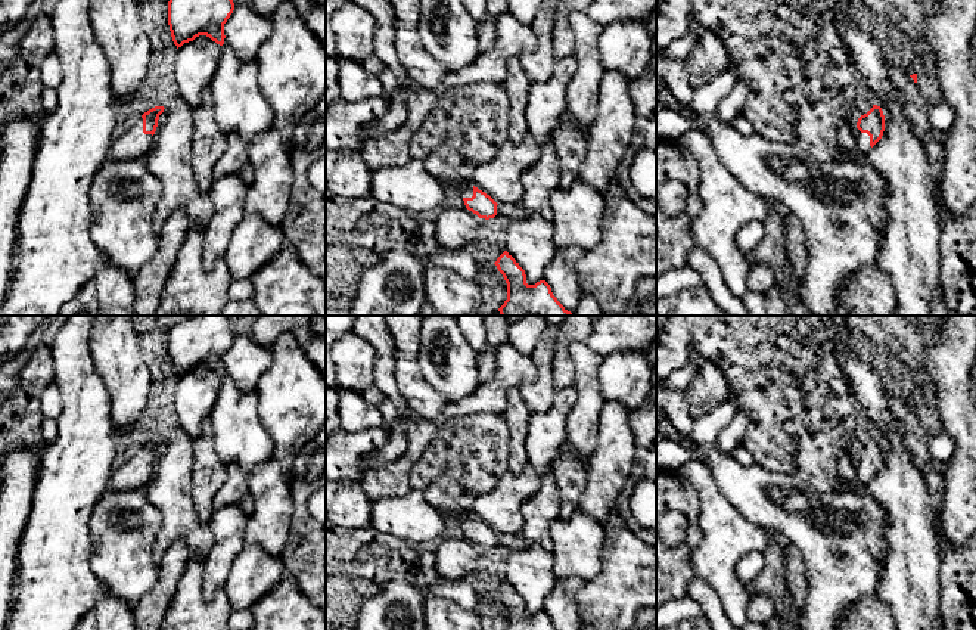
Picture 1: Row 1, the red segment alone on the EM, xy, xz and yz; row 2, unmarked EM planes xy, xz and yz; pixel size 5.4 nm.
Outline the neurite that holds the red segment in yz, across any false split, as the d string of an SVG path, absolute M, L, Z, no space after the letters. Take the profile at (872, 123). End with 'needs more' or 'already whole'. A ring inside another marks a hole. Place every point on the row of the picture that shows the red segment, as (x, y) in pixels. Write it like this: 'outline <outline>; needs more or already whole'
outline M880 106L873 108L861 115L857 122L855 142L857 149L854 152L839 153L837 159L854 159L858 153L867 155L868 150L882 139L885 131L885 115Z; needs more

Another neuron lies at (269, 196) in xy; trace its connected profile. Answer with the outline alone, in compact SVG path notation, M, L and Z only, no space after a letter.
M276 127L248 143L254 181L248 186L245 214L257 214L268 224L282 226L292 196L290 149Z

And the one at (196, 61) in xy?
M206 35L177 49L172 63L178 94L190 109L201 106L202 91L211 87L218 66L221 46Z

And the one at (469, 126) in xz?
M466 83L439 90L438 106L426 117L420 128L408 142L411 161L419 161L441 183L454 189L472 184L472 174L482 162L492 161L501 146L509 140L509 100L503 84L498 83Z

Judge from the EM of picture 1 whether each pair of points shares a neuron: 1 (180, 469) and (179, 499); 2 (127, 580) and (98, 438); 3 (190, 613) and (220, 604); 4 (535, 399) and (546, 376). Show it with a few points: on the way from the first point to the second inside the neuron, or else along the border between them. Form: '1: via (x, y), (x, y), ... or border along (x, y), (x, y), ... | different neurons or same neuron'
1: via (179, 477), (179, 492) | same neuron
2: border along (108, 487), (90, 518) | different neurons
3: via (198, 613), (213, 611) | same neuron
4: via (540, 393), (543, 382) | same neuron

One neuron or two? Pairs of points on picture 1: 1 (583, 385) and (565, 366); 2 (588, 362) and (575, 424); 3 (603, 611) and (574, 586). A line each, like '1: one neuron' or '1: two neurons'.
1: two neurons
2: one neuron
3: two neurons

